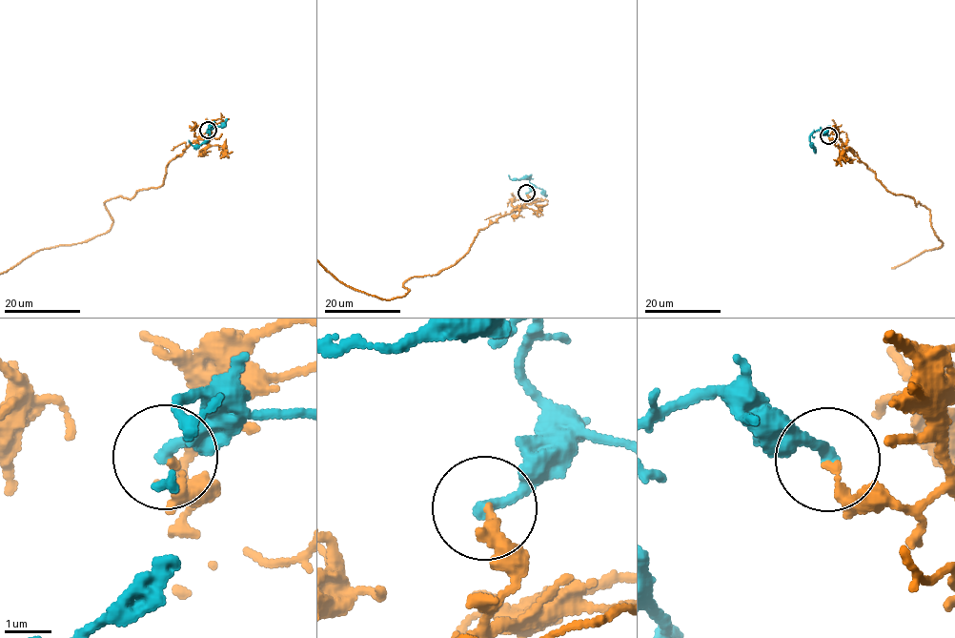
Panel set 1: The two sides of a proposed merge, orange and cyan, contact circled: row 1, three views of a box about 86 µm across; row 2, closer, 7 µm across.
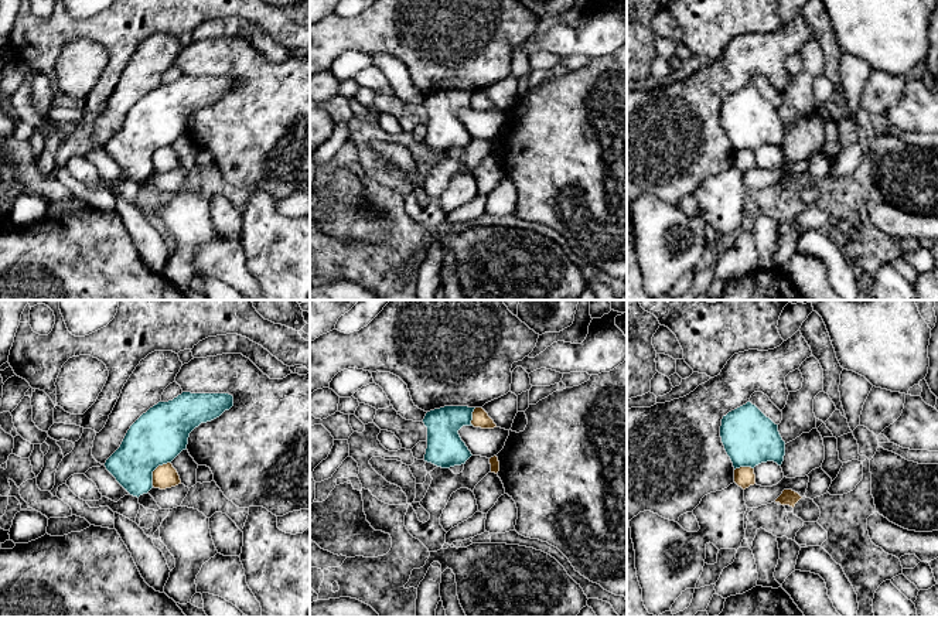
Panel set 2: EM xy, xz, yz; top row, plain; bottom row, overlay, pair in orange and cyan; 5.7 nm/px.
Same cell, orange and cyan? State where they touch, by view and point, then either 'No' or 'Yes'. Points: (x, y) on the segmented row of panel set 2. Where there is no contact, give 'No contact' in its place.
Touches orange at xy (154, 470). No

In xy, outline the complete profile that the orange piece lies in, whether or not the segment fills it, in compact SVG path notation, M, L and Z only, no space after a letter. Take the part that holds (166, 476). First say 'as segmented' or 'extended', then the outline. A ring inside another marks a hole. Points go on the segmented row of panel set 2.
as segmented; M171 463L158 466L153 471L153 487L166 490L181 484L180 475Z

